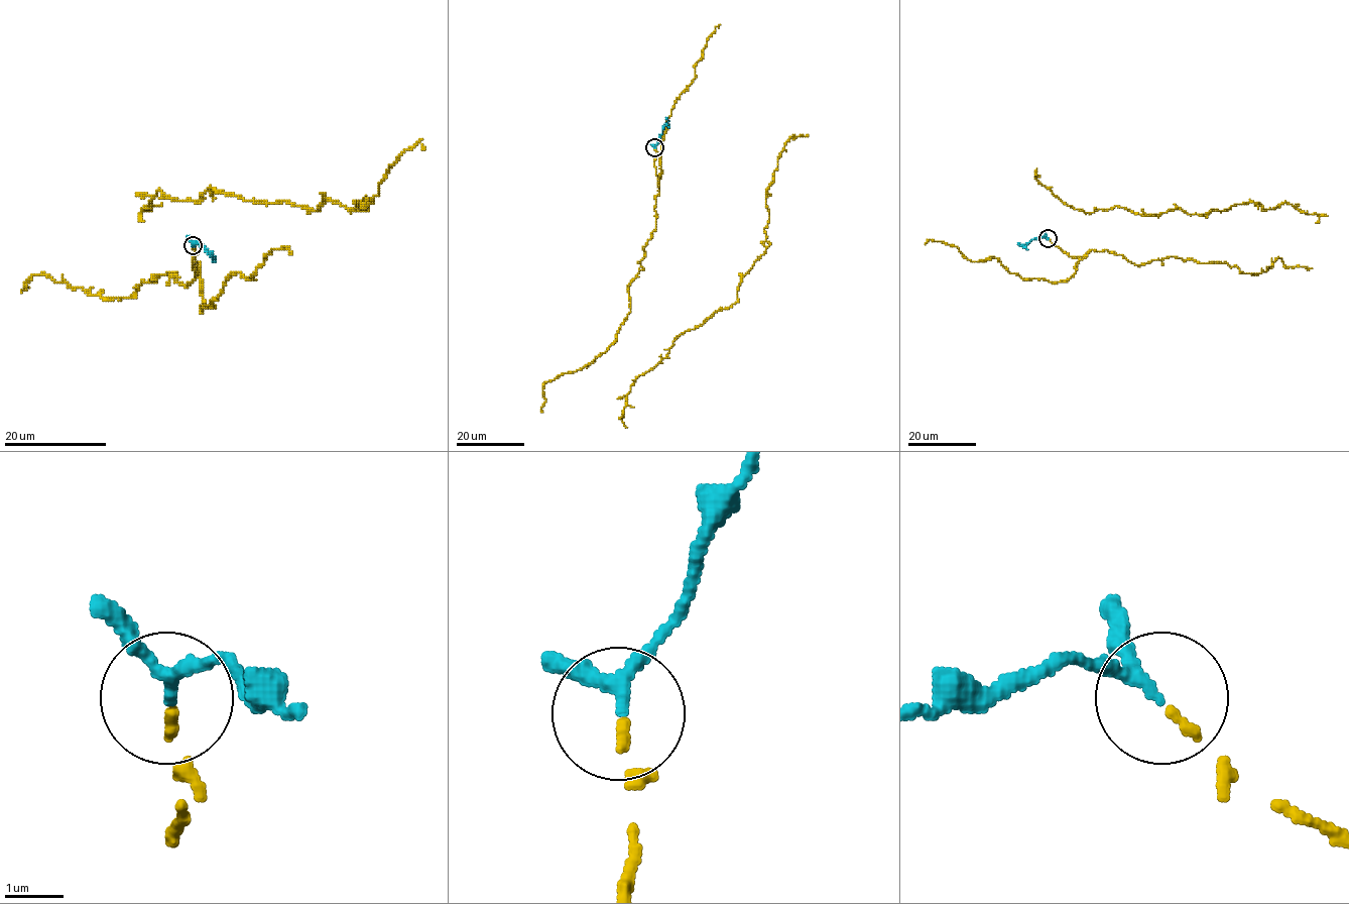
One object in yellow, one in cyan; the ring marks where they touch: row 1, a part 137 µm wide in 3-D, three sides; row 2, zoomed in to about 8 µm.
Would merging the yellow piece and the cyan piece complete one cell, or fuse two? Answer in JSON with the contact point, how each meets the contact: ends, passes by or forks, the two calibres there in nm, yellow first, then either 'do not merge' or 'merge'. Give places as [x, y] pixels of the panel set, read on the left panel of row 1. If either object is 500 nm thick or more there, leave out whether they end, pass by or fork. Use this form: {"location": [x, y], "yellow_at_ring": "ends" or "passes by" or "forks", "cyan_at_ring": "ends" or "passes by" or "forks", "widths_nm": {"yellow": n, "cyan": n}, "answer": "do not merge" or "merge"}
{"location": [193, 245], "yellow_at_ring": "ends", "cyan_at_ring": "passes by", "widths_nm": {"yellow": 150, "cyan": 180}, "answer": "merge"}

